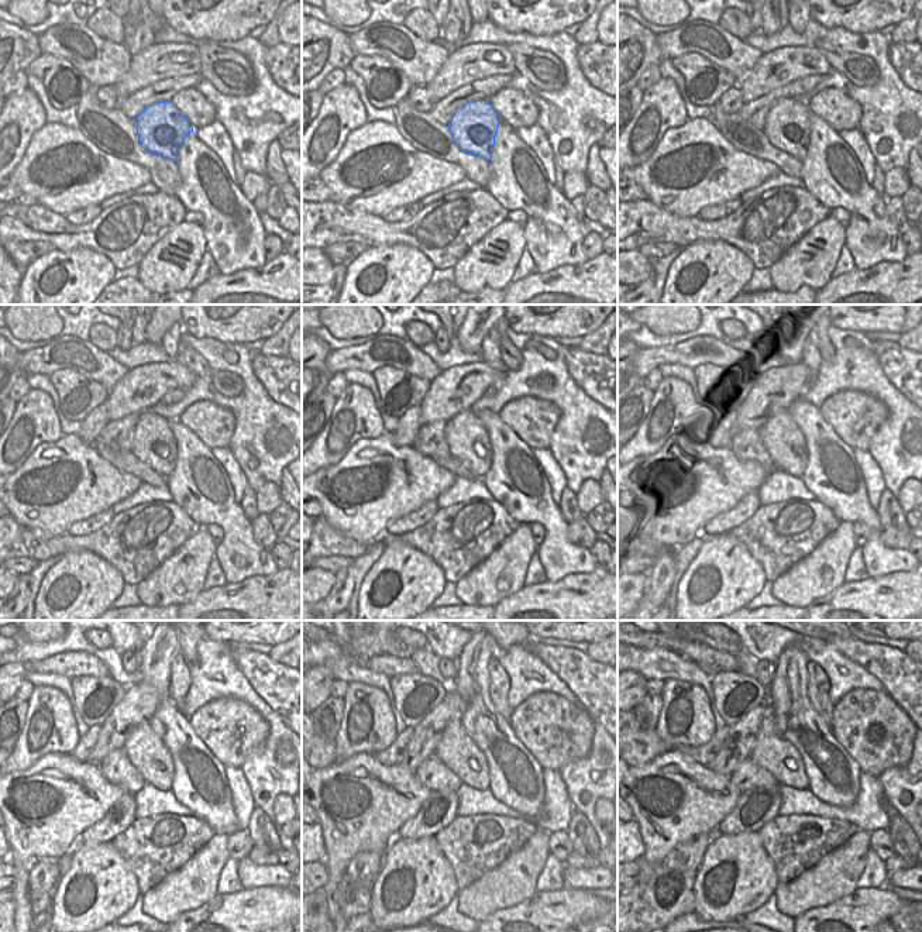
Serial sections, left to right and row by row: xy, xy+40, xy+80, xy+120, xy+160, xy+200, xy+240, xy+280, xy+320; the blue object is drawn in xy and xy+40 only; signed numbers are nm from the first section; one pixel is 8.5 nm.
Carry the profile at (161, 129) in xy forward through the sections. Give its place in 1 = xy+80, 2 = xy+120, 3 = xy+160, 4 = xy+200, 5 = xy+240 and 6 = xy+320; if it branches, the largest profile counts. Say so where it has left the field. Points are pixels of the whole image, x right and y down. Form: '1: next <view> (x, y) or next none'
1: next xy+80 (787, 126)
2: next xy+120 (152, 439)
3: next xy+160 (468, 442)
4: next xy+200 (784, 442)
5: next xy+240 (148, 755)
6: next xy+320 (771, 752)

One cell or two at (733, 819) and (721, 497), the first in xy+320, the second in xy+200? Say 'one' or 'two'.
two

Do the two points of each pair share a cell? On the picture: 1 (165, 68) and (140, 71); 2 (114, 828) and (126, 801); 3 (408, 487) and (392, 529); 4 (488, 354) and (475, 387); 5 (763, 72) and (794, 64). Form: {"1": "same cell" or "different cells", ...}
{"1": "same cell", "2": "same cell", "3": "different cells", "4": "different cells", "5": "same cell"}

